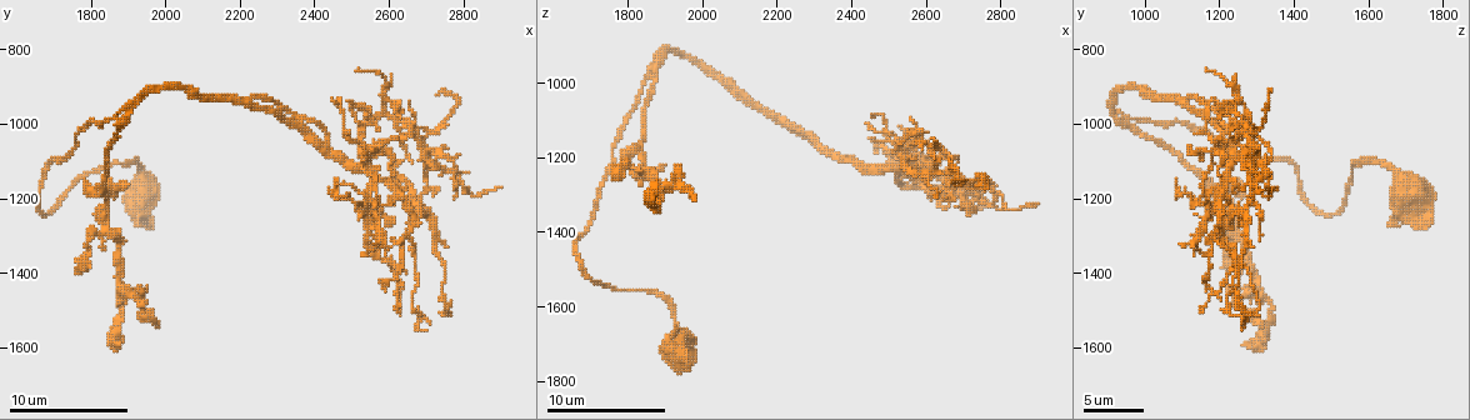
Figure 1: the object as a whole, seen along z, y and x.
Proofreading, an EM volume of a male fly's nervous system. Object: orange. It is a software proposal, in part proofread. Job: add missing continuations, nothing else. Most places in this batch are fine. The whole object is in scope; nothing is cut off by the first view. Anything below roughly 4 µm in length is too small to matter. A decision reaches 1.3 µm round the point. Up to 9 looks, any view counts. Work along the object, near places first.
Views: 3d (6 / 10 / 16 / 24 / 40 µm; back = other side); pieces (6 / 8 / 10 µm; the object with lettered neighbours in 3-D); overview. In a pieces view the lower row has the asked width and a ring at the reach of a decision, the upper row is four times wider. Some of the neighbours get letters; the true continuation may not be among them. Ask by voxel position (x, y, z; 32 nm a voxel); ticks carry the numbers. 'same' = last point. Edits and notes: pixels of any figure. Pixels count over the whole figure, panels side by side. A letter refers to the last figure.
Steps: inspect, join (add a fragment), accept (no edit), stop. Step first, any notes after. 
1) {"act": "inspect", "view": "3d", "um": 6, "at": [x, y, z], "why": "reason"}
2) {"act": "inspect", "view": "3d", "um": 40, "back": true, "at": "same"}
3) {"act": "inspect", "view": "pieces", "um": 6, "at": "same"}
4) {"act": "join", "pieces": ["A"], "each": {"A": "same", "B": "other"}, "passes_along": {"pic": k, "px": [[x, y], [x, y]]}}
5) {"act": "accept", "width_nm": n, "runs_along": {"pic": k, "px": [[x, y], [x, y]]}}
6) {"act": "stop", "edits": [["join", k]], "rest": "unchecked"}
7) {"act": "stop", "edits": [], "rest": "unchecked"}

{"act": "inspect", "view": "pieces", "um": 6, "at": [1880, 1590, 1260], "why": "an open end"}

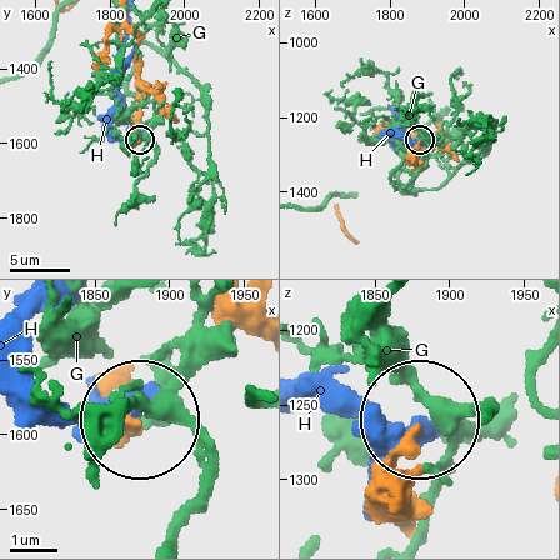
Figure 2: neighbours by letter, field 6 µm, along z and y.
{"act": "accept", "each": {"G": "other", "H": "other"}, "found": "none of them fits"}

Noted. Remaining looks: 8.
{"act": "inspect", "view": "pieces", "um": 6, "at": [2600, 1440, 1180], "why": "an open end"}

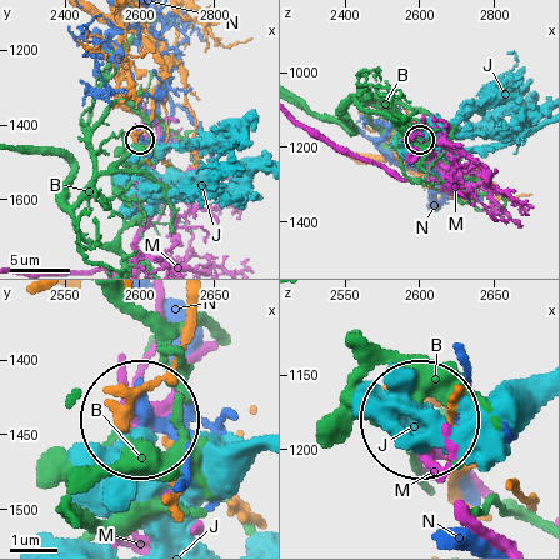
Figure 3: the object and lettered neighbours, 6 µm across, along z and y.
{"act": "accept", "each": {"B": "other", "J": "other", "M": "other", "N": "other"}, "found": "no lettered fragment goes on from it"}

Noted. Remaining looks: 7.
{"act": "inspect", "view": "pieces", "um": 8, "at": [2740, 1500, 1280], "why": "long arm stops here"}

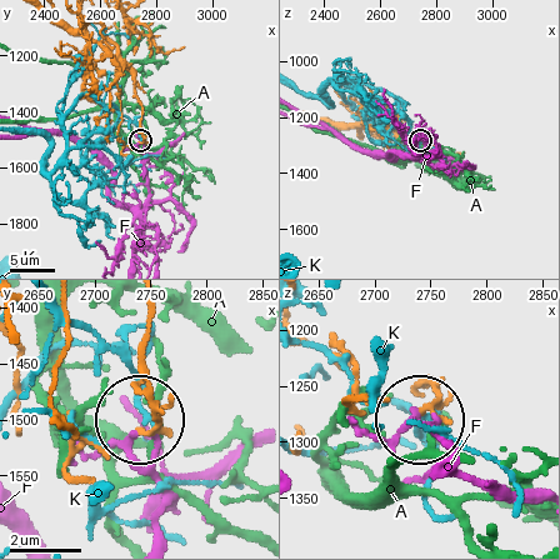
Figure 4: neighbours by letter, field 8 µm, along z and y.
{"act": "accept", "width_nm": 170, "each": {"A": "other", "F": "other", "K": "other"}, "runs_along": {"pic": 4, "px": [[150, 301], [145, 426]]}, "found": "none of them fits"}

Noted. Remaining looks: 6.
{"act": "inspect", "view": "pieces", "um": 6, "at": [2630, 1030, 1240], "why": "an open end"}

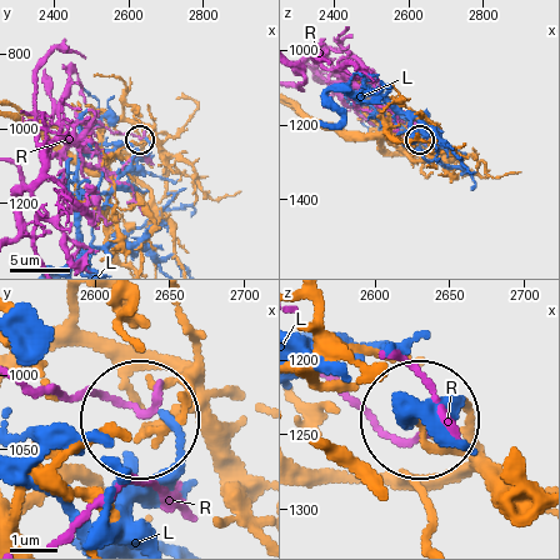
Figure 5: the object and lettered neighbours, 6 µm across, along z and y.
{"act": "accept", "width_nm": 220, "each": {"L": "other", "R": "other"}, "found": "no lettered fragment goes on from it"}

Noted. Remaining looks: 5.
{"act": "stop", "edits": [], "rest": "unchecked"}

